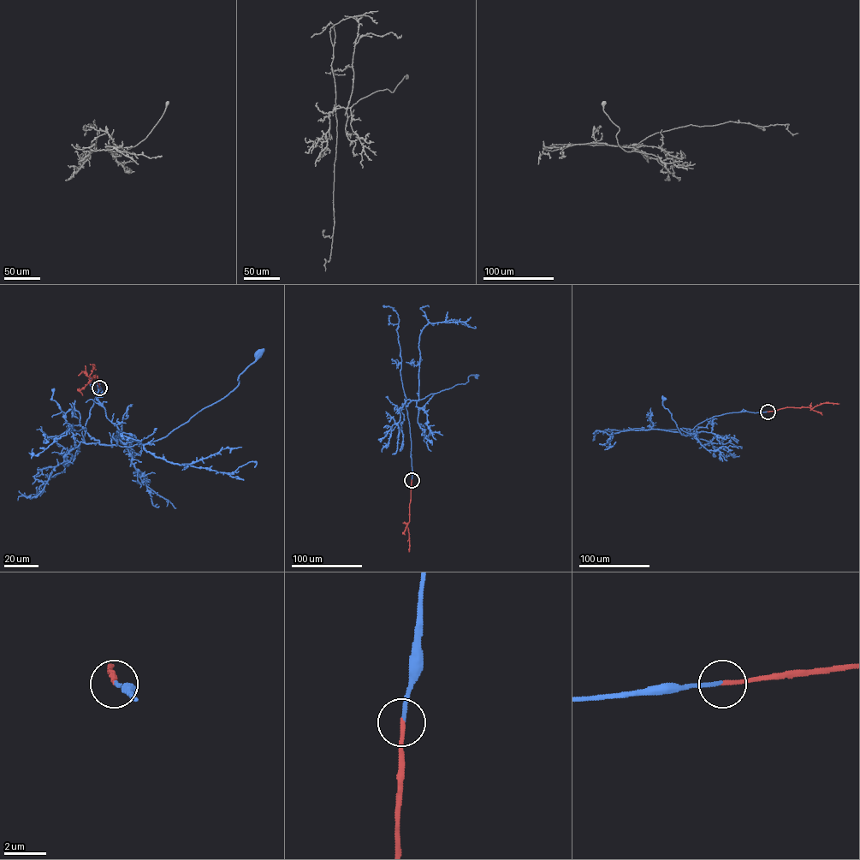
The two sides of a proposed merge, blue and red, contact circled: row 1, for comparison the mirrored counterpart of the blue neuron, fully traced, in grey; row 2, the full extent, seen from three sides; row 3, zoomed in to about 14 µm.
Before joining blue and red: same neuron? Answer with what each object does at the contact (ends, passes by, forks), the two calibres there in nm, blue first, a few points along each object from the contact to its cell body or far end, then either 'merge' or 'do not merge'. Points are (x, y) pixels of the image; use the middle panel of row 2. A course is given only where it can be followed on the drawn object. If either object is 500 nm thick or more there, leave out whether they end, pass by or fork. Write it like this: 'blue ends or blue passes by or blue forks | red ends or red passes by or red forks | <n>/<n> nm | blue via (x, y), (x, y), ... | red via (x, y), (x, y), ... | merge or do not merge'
blue ends | red ends | 170/200 nm | blue via (412, 480), (411, 443), (406, 406), (412, 400), (422, 399), (465, 383), (471, 375), (477, 376) | red via (412, 480), (407, 524), (408, 551) | merge

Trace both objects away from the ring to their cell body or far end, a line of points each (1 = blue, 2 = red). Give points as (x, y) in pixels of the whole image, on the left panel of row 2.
1: (99, 387), (85, 425), (91, 439), (100, 444), (145, 444), (166, 436), (222, 399), (258, 355)
2: (99, 387), (97, 376), (89, 379), (92, 368)

